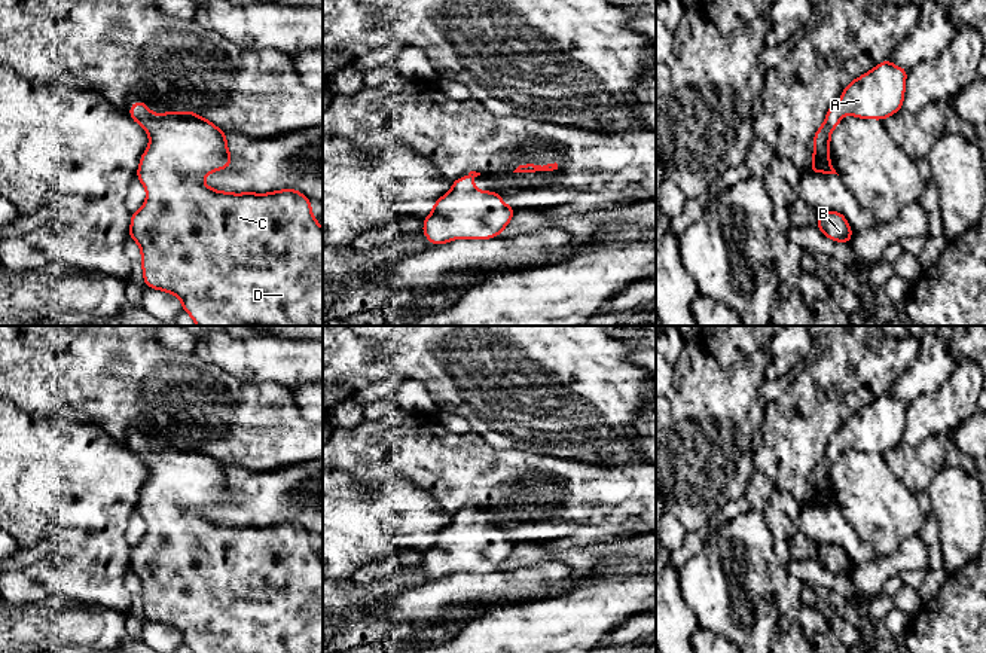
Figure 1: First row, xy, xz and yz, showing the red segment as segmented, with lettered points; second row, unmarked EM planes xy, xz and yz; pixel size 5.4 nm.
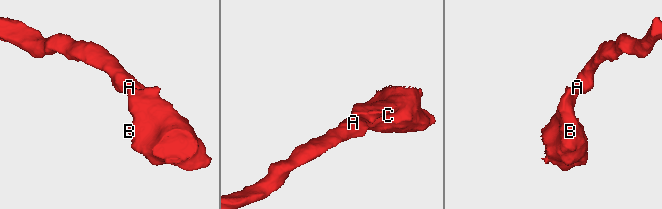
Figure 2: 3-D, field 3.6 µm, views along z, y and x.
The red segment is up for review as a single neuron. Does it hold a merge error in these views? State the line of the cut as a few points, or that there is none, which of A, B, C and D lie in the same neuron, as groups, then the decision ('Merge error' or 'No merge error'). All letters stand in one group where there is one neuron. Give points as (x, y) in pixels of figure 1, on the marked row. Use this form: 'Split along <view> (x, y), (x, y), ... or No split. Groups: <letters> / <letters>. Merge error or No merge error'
No split. Groups: A B C D. No merge error

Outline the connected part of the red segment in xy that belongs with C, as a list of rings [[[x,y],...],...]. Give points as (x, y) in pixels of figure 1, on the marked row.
[[[135,101],[129,116],[150,138],[137,171],[147,198],[131,216],[129,228],[141,248],[144,286],[175,295],[196,326],[323,326],[323,228],[312,216],[311,199],[296,189],[271,193],[211,189],[202,178],[232,162],[226,132],[195,112],[156,115],[144,101]]]

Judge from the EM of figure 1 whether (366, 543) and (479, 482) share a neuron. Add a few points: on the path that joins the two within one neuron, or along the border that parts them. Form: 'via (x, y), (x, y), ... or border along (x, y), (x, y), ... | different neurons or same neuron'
border along (411, 482), (424, 490), (445, 512), (452, 515) | different neurons

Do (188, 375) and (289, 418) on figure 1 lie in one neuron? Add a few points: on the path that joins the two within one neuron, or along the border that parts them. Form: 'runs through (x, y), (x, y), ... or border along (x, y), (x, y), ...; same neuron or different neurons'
runs through (213, 391), (229, 399), (238, 399), (263, 418); same neuron

